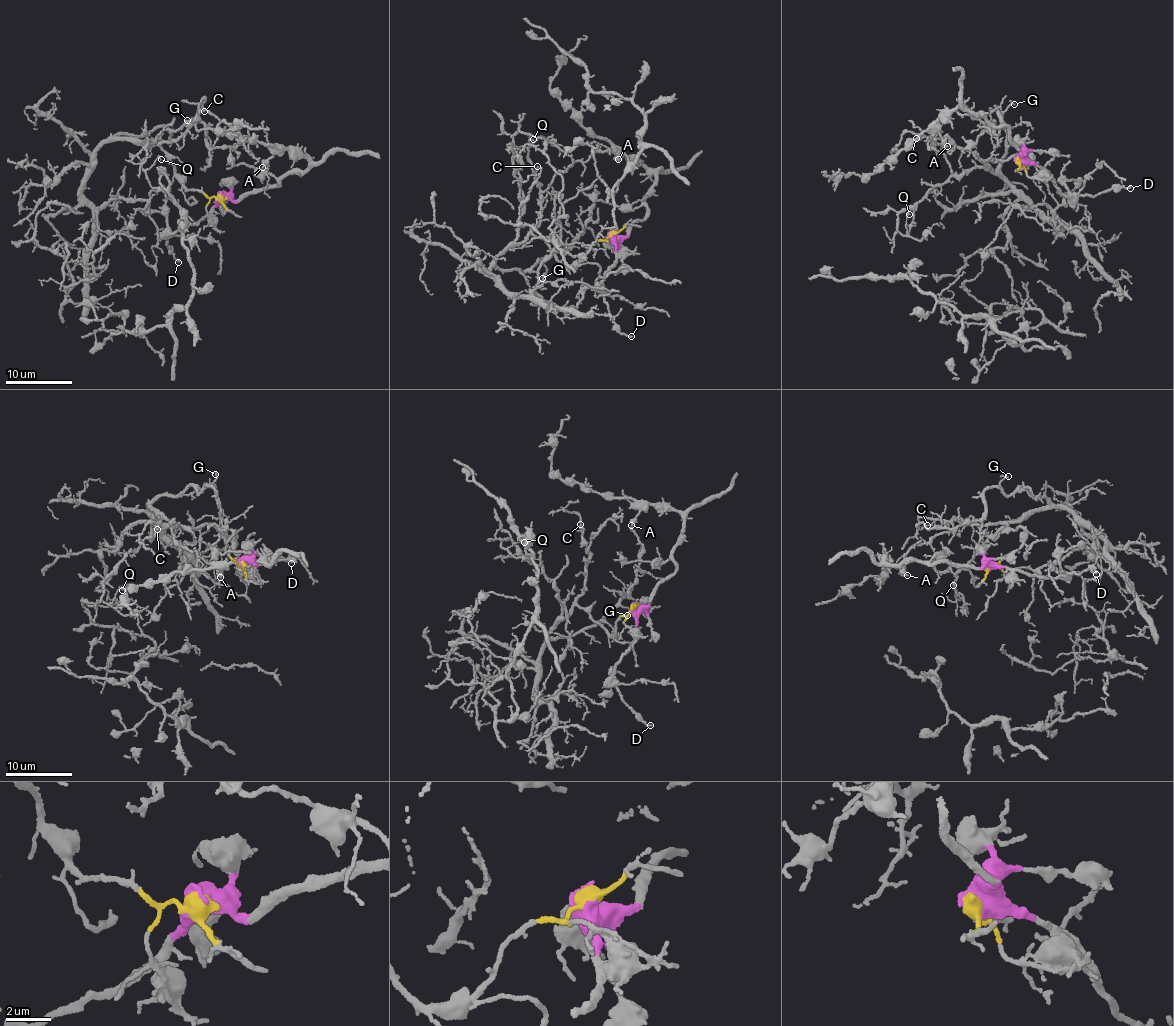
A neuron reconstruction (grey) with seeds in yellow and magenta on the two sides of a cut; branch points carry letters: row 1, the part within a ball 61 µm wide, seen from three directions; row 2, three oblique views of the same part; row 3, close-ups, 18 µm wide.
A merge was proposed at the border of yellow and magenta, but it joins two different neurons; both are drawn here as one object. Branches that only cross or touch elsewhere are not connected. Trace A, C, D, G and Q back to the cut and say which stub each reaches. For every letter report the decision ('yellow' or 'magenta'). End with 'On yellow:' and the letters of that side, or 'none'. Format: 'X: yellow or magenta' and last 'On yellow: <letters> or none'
A: magenta
C: yellow
D: magenta
G: yellow
Q: yellow
On yellow: C, G, Q

